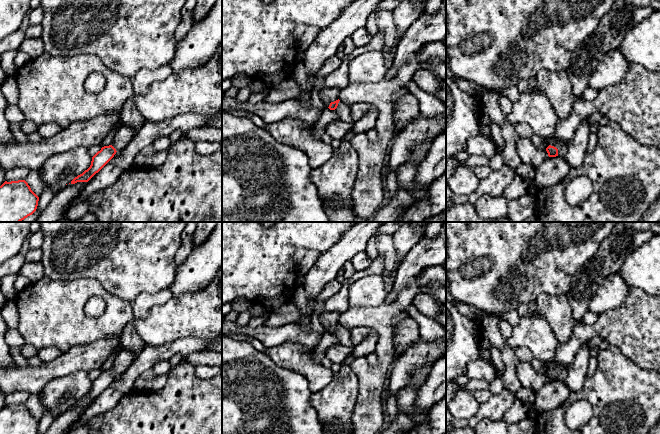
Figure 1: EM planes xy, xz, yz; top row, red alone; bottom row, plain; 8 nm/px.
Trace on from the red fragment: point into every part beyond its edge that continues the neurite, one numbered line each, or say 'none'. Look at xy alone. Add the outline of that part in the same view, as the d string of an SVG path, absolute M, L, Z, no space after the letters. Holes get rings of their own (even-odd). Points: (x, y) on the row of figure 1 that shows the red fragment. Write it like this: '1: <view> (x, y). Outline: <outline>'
1: xy (124, 134). Outline: M122 125L117 130L111 145L119 152L129 144L134 135L135 132L132 127Z

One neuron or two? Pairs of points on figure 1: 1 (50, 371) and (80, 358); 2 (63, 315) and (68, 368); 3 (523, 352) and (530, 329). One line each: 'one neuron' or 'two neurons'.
1: one neuron
2: two neurons
3: two neurons

